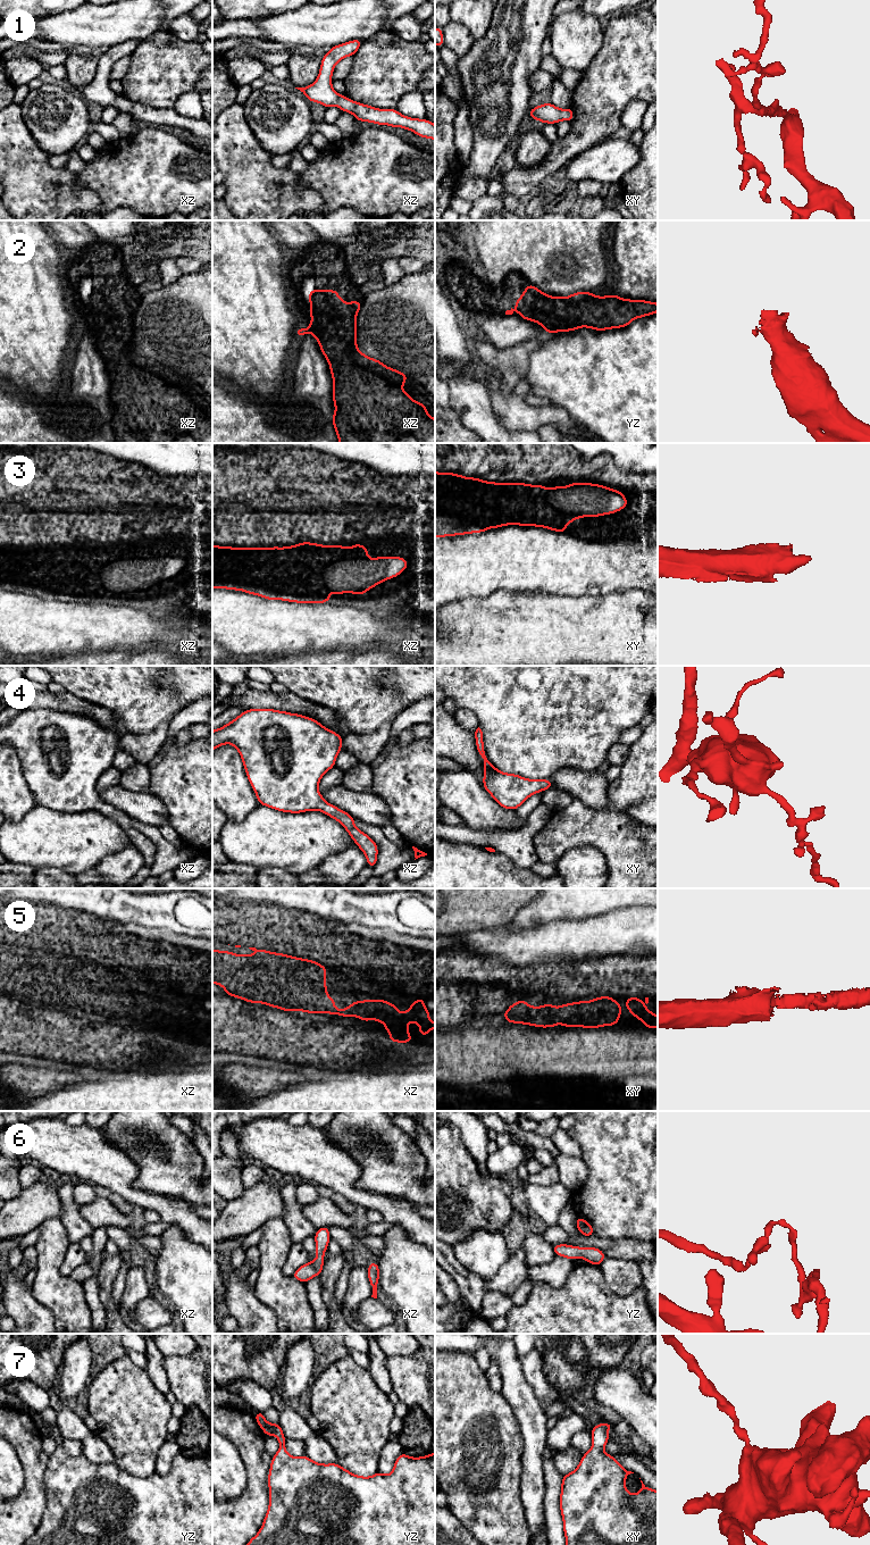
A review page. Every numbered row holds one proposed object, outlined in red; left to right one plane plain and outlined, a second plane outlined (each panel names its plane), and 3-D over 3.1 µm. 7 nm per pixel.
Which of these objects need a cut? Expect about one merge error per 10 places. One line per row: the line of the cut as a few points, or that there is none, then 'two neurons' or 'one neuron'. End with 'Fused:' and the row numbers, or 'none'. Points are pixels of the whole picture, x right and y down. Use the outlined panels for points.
1: no cut; one neuron
2: no cut; one neuron
3: no cut; one neuron
4: no cut; one neuron
5: no cut; one neuron
6: no cut; one neuron
7: no cut; one neuron
Fused: none

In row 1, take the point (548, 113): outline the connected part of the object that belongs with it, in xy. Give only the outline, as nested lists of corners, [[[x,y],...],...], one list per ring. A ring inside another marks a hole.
[[[551,102],[530,108],[529,115],[532,120],[537,119],[544,124],[558,124],[560,120],[571,122],[574,119],[571,108],[560,109]]]

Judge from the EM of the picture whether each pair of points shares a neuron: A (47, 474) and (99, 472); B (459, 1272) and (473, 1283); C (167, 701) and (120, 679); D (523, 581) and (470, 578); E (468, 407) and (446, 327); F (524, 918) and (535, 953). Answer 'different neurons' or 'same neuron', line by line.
A: same neuron
B: same neuron
C: same neuron
D: same neuron
E: same neuron
F: different neurons

